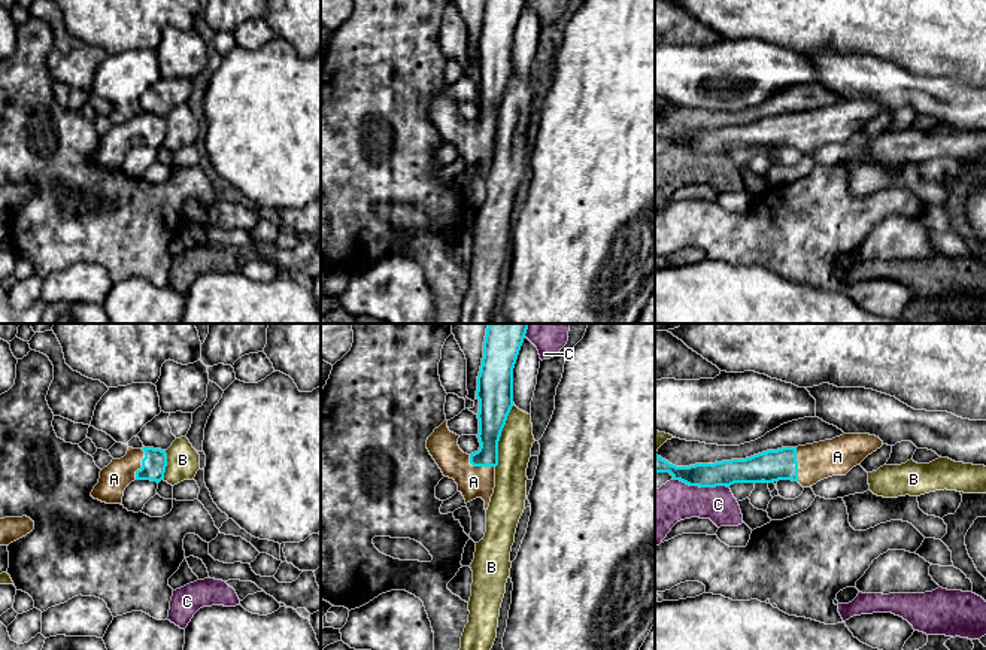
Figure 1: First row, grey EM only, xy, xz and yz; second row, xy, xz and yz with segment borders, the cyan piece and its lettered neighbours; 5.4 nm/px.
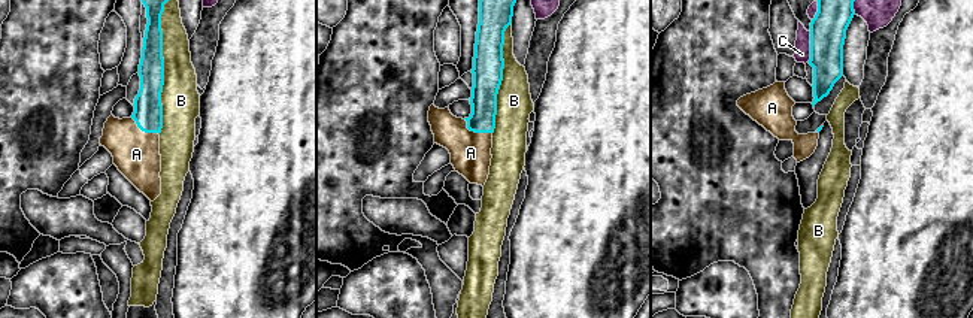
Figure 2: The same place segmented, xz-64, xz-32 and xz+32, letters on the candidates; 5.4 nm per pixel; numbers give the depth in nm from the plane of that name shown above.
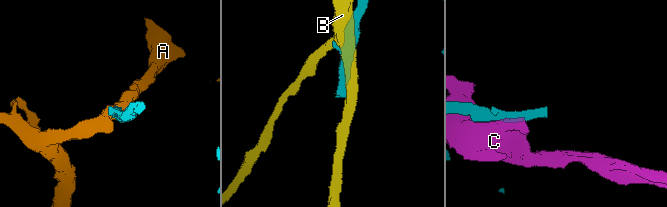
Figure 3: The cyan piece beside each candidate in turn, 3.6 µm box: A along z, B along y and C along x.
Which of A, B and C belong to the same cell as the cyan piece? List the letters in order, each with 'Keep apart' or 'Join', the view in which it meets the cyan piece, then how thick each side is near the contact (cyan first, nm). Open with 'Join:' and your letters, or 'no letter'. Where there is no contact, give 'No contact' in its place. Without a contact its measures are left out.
Join: A
A: Join. Touches cyan in xy. Thickness 130 nm (cyan) against 160 nm
B: Keep apart. Touches cyan in xz. Thickness 190 nm (cyan) against 180 nm
C: Keep apart. Touches cyan in yz. Thickness 140 nm (cyan) against 220 nm

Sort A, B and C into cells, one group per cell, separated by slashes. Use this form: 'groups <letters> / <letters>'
groups A / B / C

